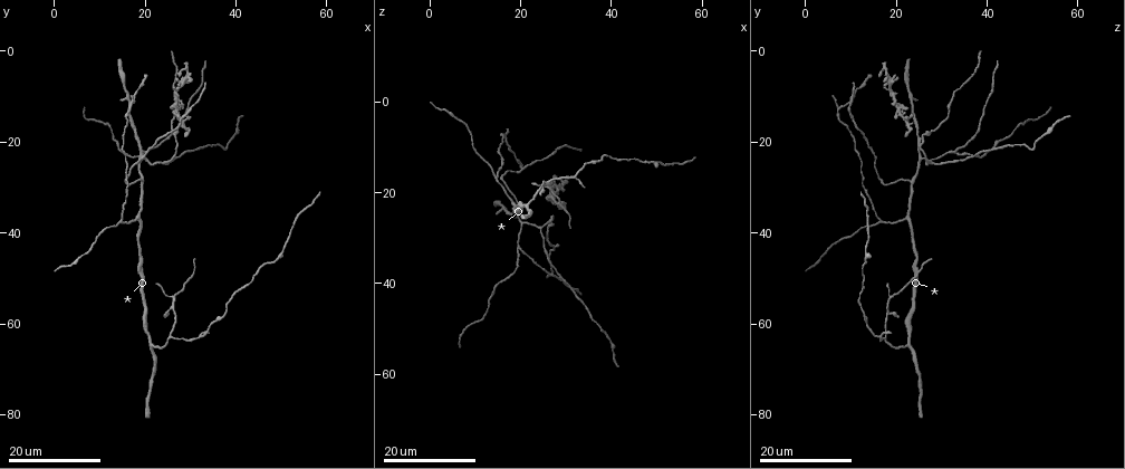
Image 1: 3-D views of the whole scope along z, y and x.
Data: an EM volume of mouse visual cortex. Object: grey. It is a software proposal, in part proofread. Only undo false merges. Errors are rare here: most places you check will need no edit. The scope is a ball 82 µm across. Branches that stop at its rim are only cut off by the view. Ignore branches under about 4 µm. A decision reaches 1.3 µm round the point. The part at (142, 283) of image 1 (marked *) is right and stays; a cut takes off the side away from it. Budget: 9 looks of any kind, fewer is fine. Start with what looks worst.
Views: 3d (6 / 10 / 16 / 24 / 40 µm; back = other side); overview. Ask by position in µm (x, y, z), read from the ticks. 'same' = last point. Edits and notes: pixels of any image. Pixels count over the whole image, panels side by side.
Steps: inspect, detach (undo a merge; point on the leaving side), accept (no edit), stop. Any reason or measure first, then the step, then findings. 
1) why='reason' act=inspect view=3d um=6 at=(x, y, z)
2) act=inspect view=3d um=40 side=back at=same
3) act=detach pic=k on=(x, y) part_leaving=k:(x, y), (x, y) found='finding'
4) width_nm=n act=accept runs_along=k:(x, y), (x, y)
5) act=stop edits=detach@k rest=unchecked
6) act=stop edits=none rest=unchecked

why='a fork' act=inspect view=3d um=24 at=(19.0, 22.0, 32.5)

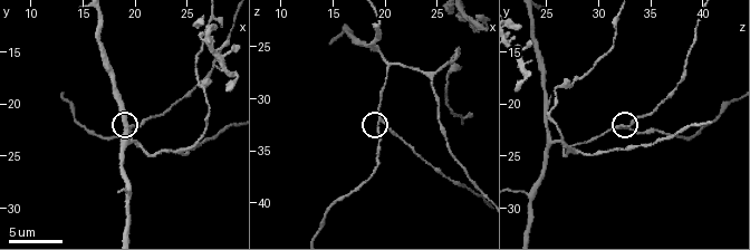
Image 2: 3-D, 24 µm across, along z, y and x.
act=inspect view=3d um=6 at=(19.8, 22.0, 32.4)

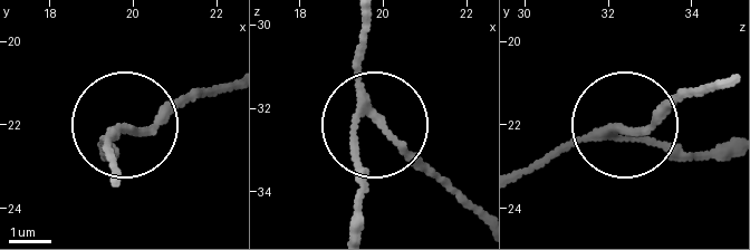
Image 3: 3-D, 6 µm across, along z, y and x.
arms=3 act=accept runs_along=3:(528, 171), (717, 86) found='one cell here'

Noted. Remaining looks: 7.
why='thin arm on a thick one' act=inspect view=3d um=16 at=(26.0, 63.0, 17.5)

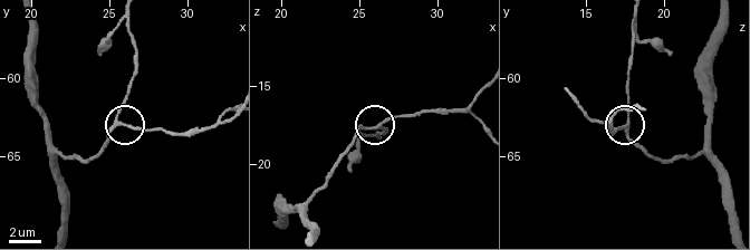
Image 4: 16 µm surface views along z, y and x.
act=inspect view=3d um=6 at=(25.8, 63.0, 17.8)

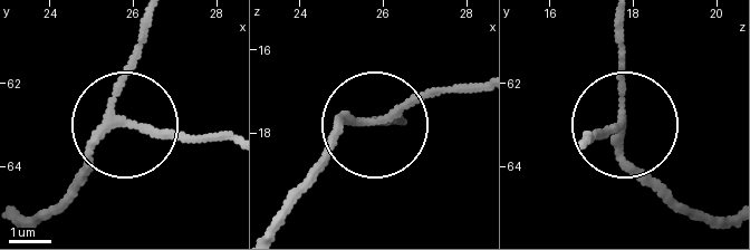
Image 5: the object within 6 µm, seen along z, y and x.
width_nm=150 act=accept runs_along=5:(23, 220), (53, 209), (123, 119), (116, 92), (141, 28) found='one cell here'

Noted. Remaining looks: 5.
act=inspect view=3d um=10 at=(19.4, 23.6, 25.8)

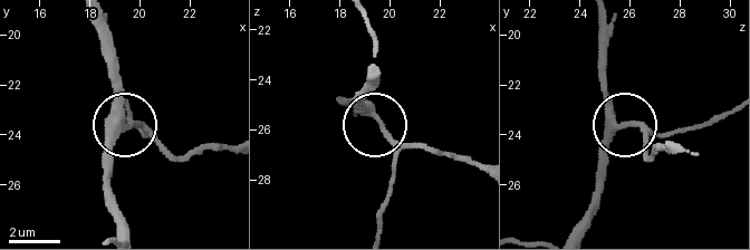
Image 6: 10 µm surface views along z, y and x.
act=accept runs_along=6:(576, 226), (597, 181), (599, 148), (618, 123), (604, 68) found='one cell here'

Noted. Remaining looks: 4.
why='branch point' act=inspect view=3d um=16 at=(14.0, 37.5, 16.5)

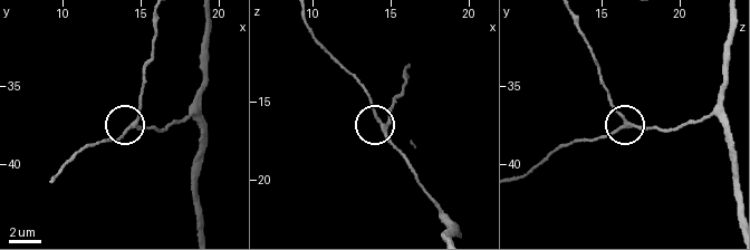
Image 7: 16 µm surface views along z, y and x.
why='closer look' act=inspect view=3d um=10 at=(14.4, 37.6, 16.6)

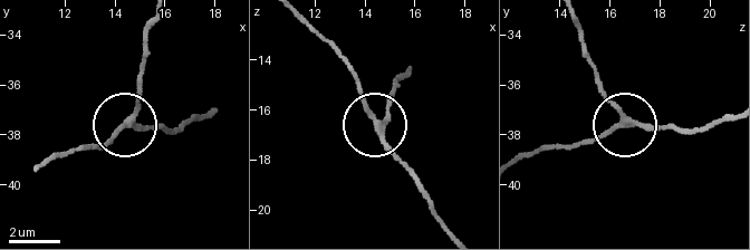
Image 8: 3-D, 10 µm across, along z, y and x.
act=accept runs_along=8:(207, 113), (181, 132), (123, 125), (99, 148) found='all the same cell'

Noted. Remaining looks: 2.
act=stop edits=none rest=unchecked

